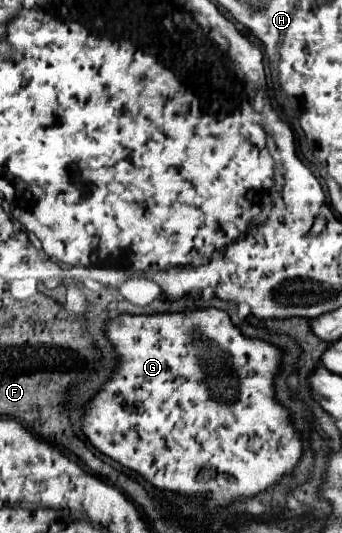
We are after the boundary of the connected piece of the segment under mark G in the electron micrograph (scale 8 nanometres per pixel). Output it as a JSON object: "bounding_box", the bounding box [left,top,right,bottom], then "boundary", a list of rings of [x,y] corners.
{"bounding_box":[83,308,301,508],"boundary":[[[217,308],[193,310],[193,312],[181,312],[181,314],[163,314],[163,316],[121,314],[119,318],[105,324],[105,332],[117,348],[119,368],[115,370],[113,378],[103,386],[103,390],[93,398],[93,402],[89,404],[89,410],[85,414],[85,420],[83,420],[85,436],[105,456],[117,460],[125,468],[137,470],[147,480],[151,480],[159,490],[171,490],[171,492],[187,494],[187,496],[205,496],[207,498],[205,506],[209,506],[209,508],[219,508],[223,504],[229,504],[233,498],[255,496],[257,492],[261,492],[261,490],[269,488],[271,484],[275,484],[277,480],[281,480],[283,474],[289,474],[293,470],[293,466],[297,464],[297,460],[301,456],[301,440],[289,420],[291,416],[273,398],[273,378],[279,370],[279,360],[281,360],[279,348],[275,348],[273,344],[267,344],[267,342],[245,338],[233,326],[227,312],[217,310]]]}

